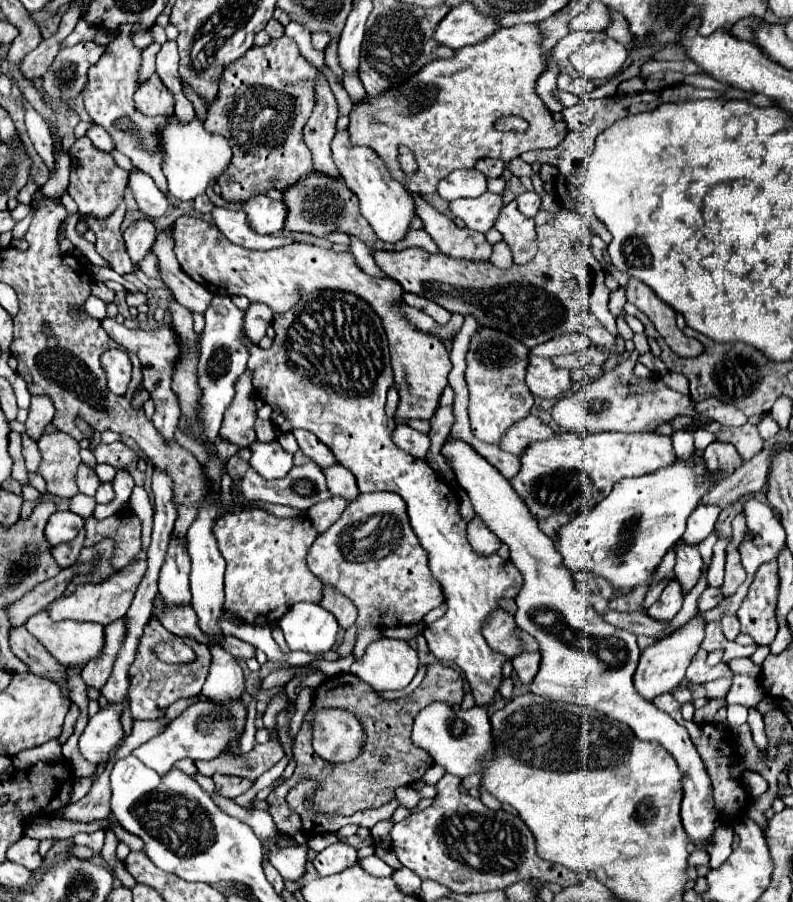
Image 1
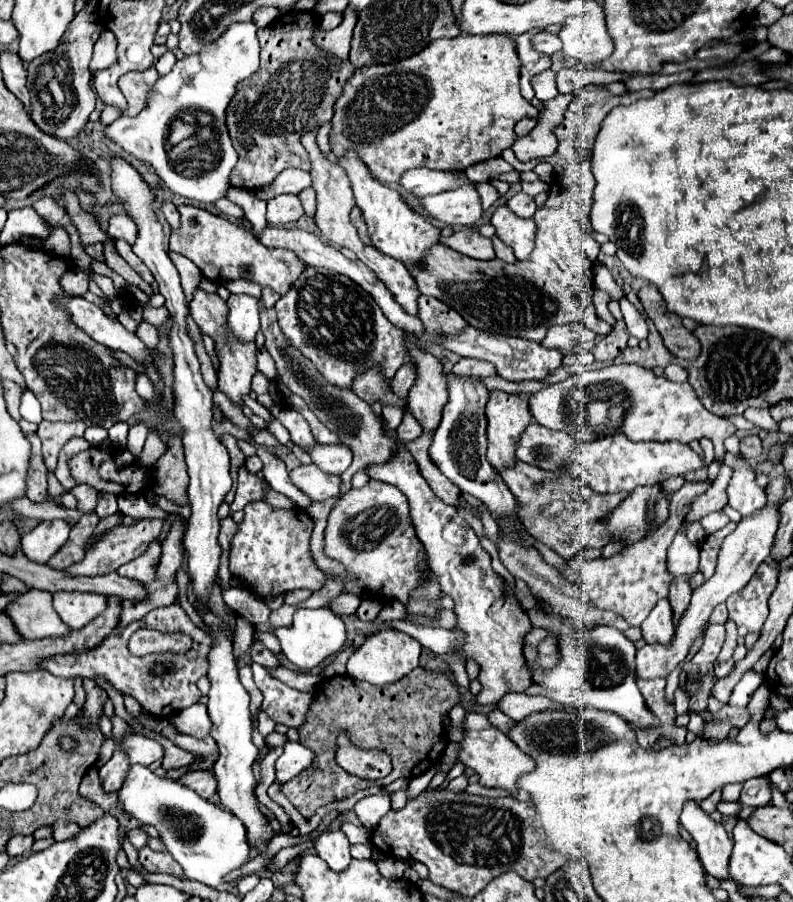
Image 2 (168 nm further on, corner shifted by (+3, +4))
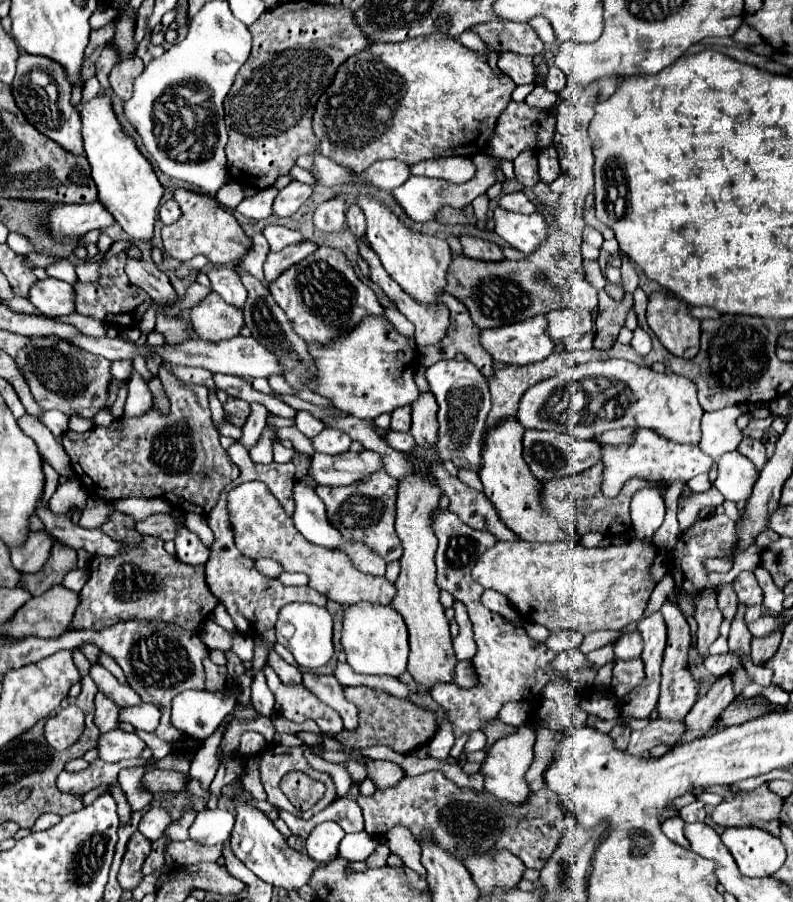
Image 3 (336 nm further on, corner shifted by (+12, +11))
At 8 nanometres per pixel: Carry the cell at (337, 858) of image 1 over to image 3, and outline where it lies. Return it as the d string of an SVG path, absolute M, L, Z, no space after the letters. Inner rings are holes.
M324 821L312 829L306 839L306 851L316 861L332 861L338 853L338 845L344 837L344 829L334 821Z

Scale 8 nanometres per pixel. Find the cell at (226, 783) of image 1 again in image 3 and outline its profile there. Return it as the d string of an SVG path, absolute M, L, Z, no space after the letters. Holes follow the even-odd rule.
M150 769L142 777L142 785L152 793L180 793L184 789L188 775L176 773L176 771L162 771L162 769Z

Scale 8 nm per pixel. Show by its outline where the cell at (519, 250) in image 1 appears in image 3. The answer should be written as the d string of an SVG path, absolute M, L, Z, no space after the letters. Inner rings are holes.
M494 209L494 231L508 241L514 249L530 255L536 251L548 237L548 223L540 213L520 215L506 209Z

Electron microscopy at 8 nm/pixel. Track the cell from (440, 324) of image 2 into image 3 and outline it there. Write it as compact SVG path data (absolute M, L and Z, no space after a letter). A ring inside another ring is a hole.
M444 295L444 305L448 305L450 309L450 321L452 321L448 337L440 341L440 345L418 349L420 363L424 367L430 367L442 359L454 359L458 353L462 353L468 361L472 361L480 369L480 373L484 373L486 379L490 379L494 375L494 359L480 345L480 329L472 323L466 305L452 295Z

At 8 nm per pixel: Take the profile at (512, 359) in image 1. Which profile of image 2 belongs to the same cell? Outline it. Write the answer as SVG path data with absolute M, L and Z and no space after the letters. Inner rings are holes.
M489 390L489 402L485 406L487 416L487 460L495 470L511 466L517 458L513 458L513 448L517 446L517 436L525 430L525 426L533 420L529 404L519 394L507 394L501 390Z

